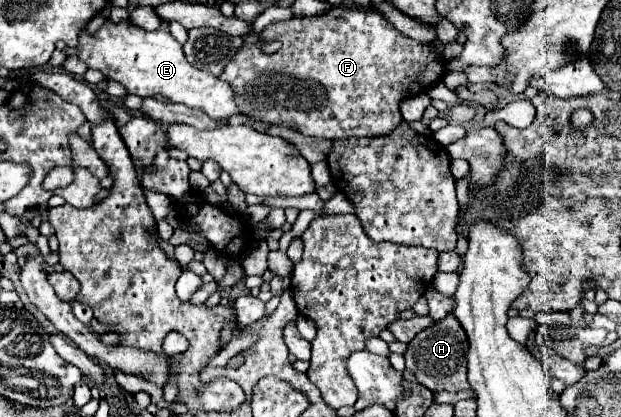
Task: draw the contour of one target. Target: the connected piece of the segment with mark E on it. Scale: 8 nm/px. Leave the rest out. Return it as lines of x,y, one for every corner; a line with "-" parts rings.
127,20
119,22
119,24
105,22
99,28
97,36
91,36
85,30
81,30
79,50
81,50
79,58
89,68
103,72
105,78
117,80
119,84
123,84
127,88
129,94
137,94
141,98
163,96
169,102
179,102
189,108
199,108
209,118
213,118
217,122
229,120
231,116
245,116
265,130
275,126
275,124
255,120
253,116
243,114
235,102
235,92
233,92
231,84
213,76
211,72
199,70
193,64
189,64
183,54
183,46
169,34
169,24
161,24
157,30
149,32
149,30
131,26

